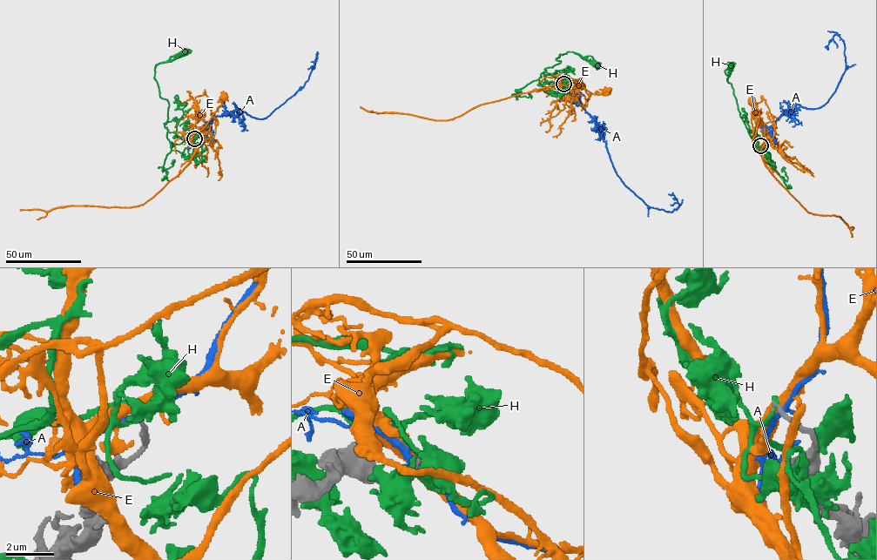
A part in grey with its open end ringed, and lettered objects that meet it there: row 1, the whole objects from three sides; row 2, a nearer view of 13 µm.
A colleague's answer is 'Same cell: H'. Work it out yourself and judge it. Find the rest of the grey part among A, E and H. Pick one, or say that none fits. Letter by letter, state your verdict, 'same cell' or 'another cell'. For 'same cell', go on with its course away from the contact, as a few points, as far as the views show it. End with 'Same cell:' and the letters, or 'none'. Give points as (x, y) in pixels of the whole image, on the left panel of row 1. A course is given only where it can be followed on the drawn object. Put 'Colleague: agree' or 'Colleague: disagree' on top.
Colleague: agree
A: another cell
E: another cell
H: same cell; it runs (194, 138), (165, 126), (169, 104), (154, 77), (157, 64), (185, 52)
Same cell: H

